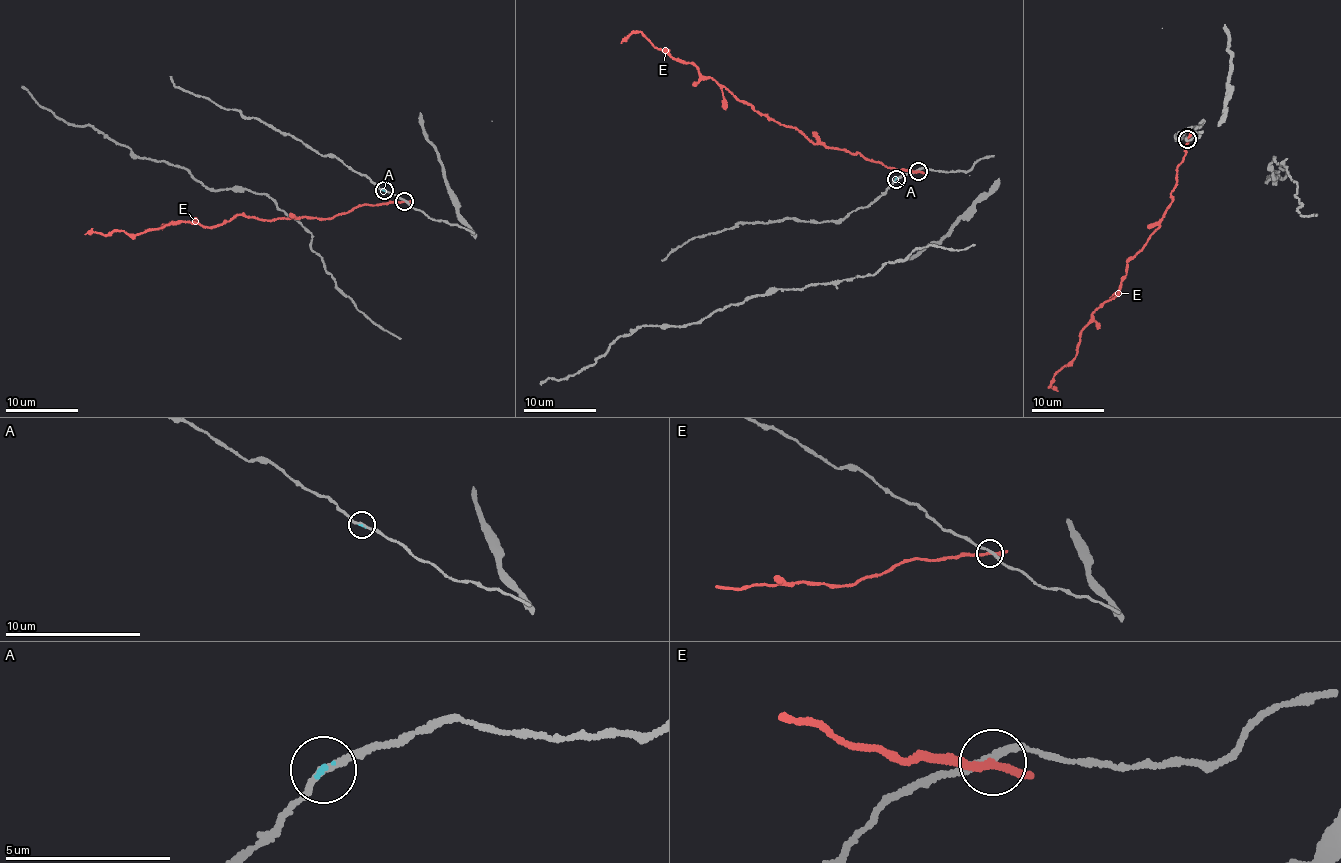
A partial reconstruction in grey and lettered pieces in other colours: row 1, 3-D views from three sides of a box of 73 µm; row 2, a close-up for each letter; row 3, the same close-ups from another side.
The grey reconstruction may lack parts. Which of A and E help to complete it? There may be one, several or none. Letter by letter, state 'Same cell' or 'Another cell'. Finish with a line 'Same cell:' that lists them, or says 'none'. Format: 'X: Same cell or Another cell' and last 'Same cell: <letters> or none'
A: Same cell
E: Another cell
Same cell: A

